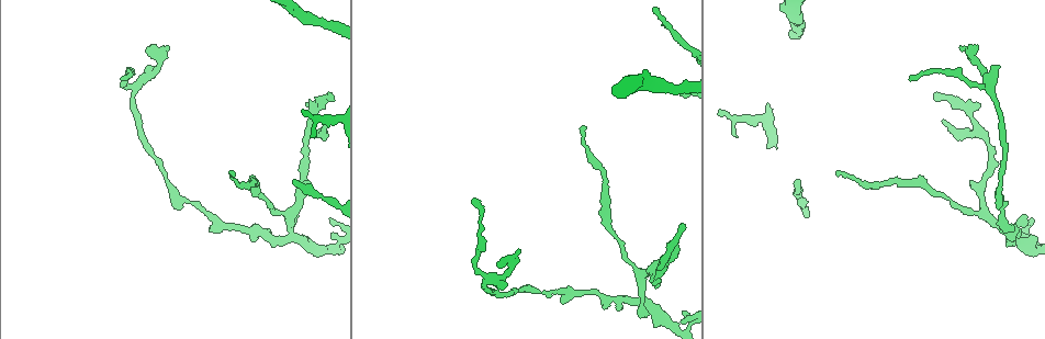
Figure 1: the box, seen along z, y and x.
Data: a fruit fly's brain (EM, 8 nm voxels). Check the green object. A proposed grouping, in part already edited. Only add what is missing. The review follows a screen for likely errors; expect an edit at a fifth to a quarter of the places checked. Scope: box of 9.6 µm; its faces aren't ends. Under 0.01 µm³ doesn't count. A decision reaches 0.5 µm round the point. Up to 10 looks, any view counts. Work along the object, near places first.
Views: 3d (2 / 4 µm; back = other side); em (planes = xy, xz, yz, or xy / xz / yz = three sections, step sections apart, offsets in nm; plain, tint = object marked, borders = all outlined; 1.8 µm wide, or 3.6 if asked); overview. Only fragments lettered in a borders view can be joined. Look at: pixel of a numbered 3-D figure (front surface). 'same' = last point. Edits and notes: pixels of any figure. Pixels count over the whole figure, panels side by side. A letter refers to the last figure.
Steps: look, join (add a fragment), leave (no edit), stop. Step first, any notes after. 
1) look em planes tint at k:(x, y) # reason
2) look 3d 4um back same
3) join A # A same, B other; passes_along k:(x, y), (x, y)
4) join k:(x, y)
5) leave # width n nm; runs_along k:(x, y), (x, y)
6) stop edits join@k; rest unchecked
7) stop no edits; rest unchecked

look 3d 2um at 1:(648, 314)

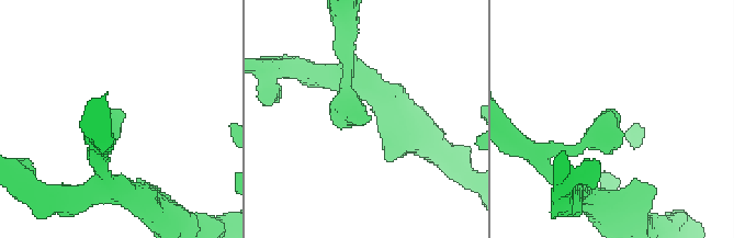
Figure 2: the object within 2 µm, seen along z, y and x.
look em planes borders at 2:(369, 118) # shape alone is not enough

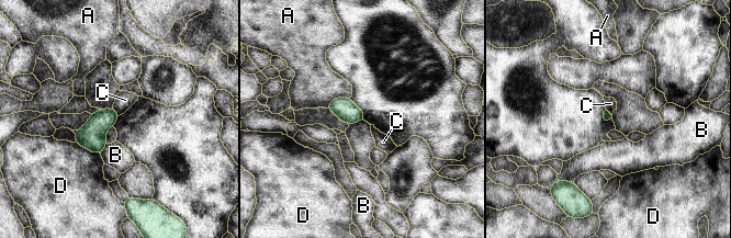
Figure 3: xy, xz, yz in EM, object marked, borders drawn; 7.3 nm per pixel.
leave # A other, B other, C other, D other; border 3:(113, 108), (119, 115); none of them fits

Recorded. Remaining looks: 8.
look em planes tint at 1:(510, 262) # abrupt turn

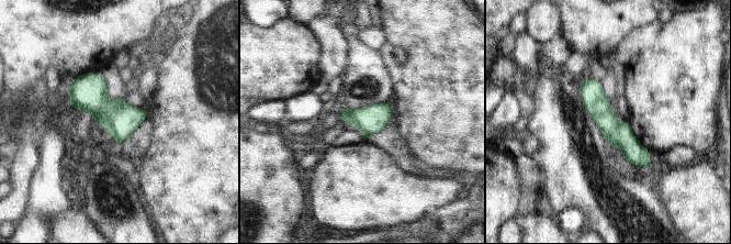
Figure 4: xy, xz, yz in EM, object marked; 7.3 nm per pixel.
look em planes borders same # see the neighbours

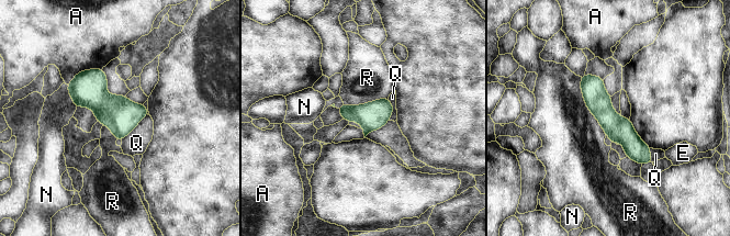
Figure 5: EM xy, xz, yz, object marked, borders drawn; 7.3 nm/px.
leave # A other, E other, N other, Q other, R other; border 5:(580, 77), (586, 108), (606, 134); no lettered fragment goes on from it

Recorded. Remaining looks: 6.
look em xz step 16 borders at 1:(472, 200) # thin end

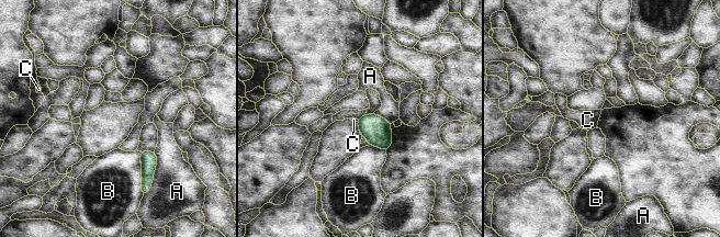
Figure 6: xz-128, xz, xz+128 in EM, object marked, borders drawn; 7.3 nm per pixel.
look em planes borders same # cut it another way

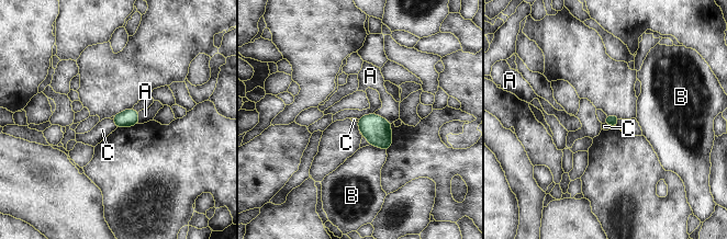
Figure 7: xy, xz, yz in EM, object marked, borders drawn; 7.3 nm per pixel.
leave # width 80 nm; longest_contact A 150 nm; A other, B other, C other; none of them fits

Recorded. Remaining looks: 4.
look em planes borders at 1:(294, 183) # free end

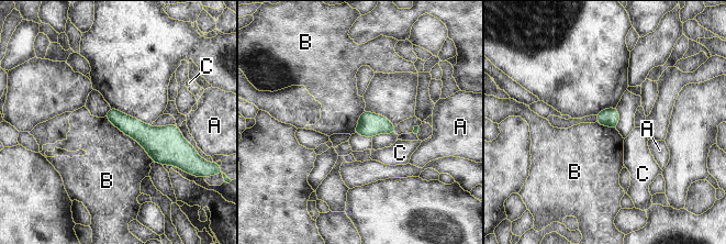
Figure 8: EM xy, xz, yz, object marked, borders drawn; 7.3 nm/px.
leave # longest_contact B 480 nm; A other, B other, C other; border 8:(104, 117), (131, 136), (153, 162); none of them fits

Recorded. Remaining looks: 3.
stop no edits; rest unchecked

